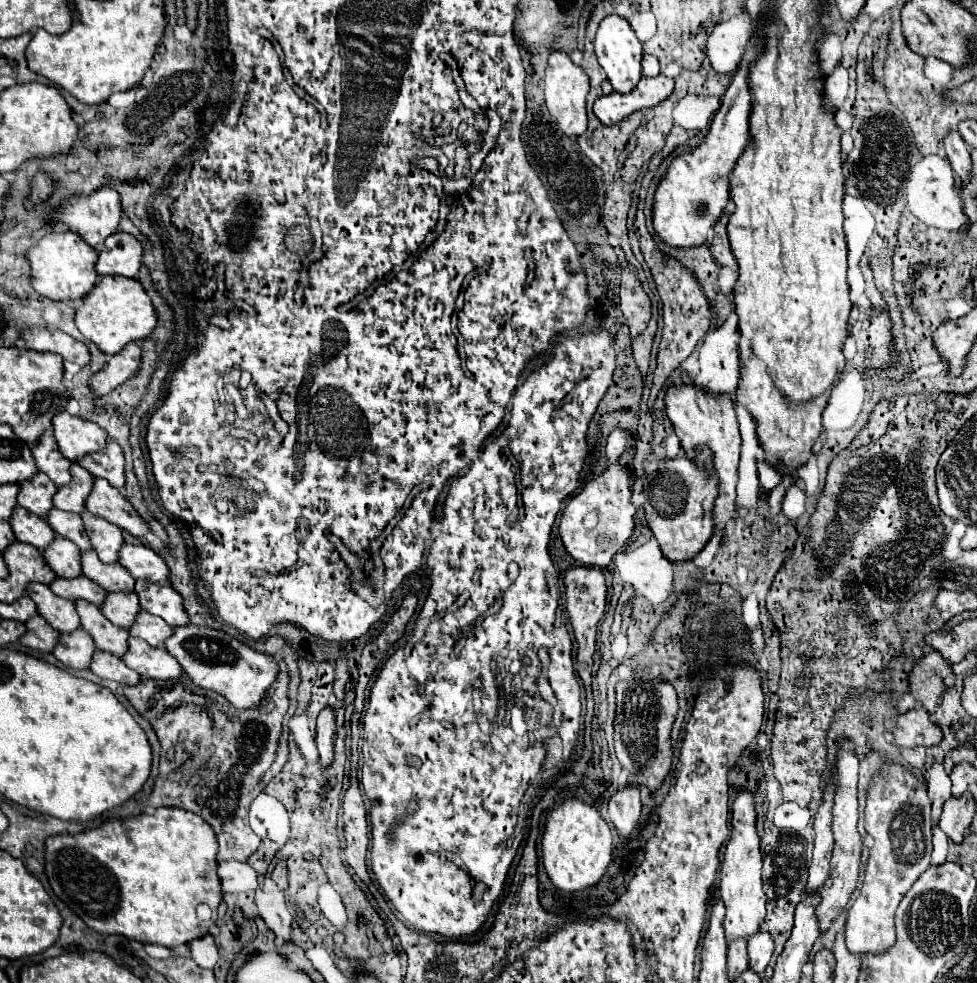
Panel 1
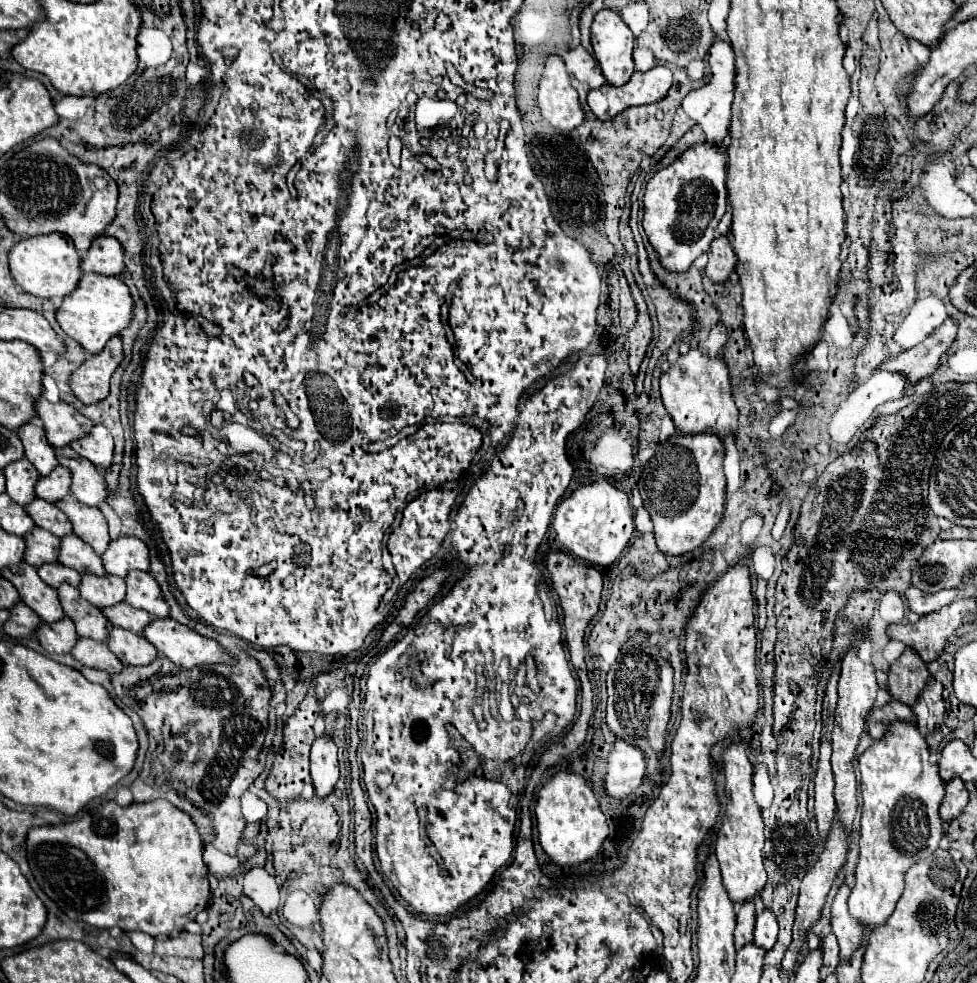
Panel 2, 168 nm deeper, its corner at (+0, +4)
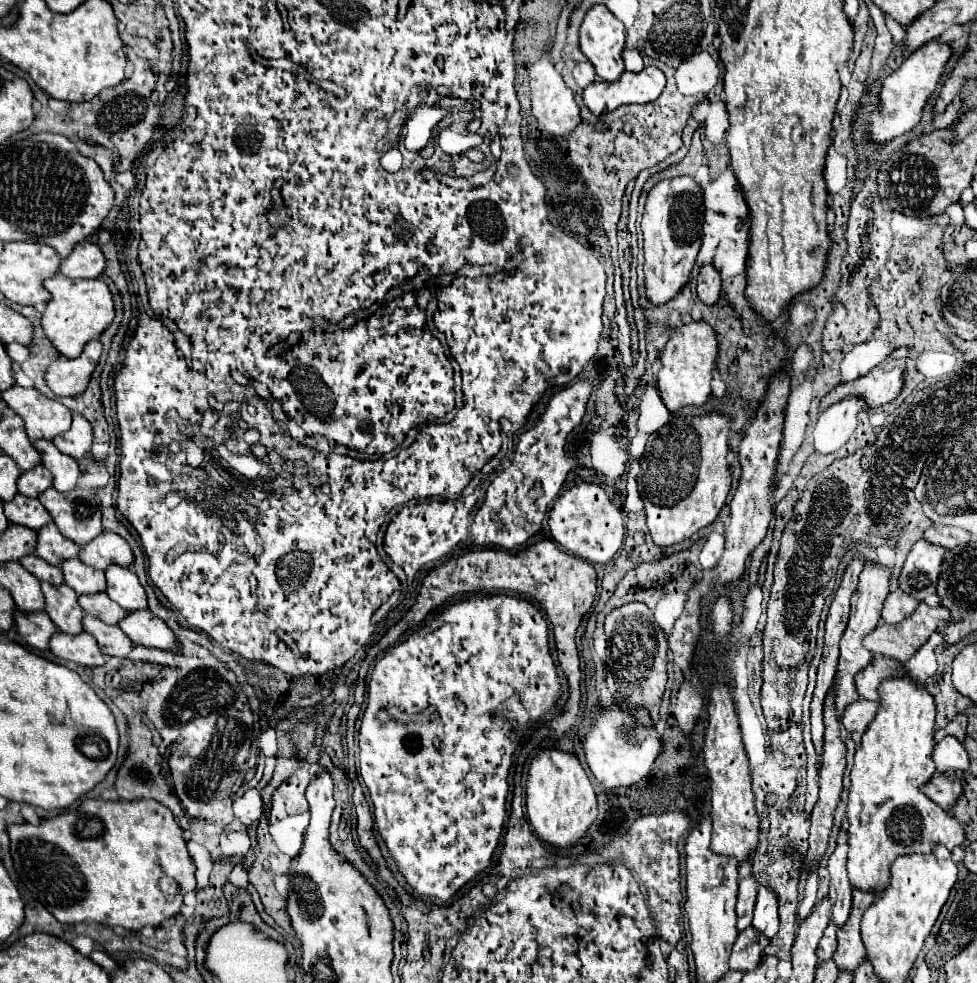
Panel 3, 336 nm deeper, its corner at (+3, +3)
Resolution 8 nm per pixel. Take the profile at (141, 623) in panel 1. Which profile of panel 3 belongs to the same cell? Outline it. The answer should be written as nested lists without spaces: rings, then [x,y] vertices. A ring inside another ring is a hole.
[[[105,593],[81,595],[77,601],[85,613],[95,615],[97,619],[101,619],[109,625],[117,625],[127,615],[127,611],[123,611],[119,605],[115,605],[115,601],[111,601]]]

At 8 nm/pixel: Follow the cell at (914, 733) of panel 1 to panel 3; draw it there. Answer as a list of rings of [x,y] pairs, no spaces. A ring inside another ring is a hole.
[[[857,699],[853,701],[847,711],[843,711],[843,717],[841,717],[841,723],[847,731],[847,735],[859,743],[861,741],[861,735],[865,733],[869,721],[875,717],[877,713],[877,703],[873,701],[865,701],[865,699]]]

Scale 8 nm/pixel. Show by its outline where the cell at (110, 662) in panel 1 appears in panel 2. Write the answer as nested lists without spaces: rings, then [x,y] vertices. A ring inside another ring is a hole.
[[[80,638],[78,644],[74,646],[72,654],[84,666],[90,666],[90,668],[96,668],[96,670],[102,670],[108,674],[118,674],[124,668],[124,664],[114,656],[114,652],[110,652],[110,648],[104,642]]]

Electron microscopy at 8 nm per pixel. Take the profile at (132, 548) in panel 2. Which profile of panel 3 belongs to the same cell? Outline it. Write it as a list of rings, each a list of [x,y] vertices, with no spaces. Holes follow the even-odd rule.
[[[103,531],[91,543],[79,547],[79,561],[101,571],[105,571],[109,565],[129,567],[133,563],[133,551],[123,537]]]

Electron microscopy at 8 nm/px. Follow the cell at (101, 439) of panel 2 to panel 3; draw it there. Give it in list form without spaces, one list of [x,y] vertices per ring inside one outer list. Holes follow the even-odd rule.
[[[73,413],[73,423],[67,433],[61,433],[59,437],[51,439],[51,443],[61,453],[65,453],[73,459],[81,459],[83,455],[87,455],[91,449],[91,441],[93,441],[91,423],[81,413]]]

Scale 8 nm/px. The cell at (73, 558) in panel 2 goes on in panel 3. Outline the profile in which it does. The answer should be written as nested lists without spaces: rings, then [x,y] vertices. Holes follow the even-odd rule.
[[[53,523],[43,525],[43,529],[37,531],[37,537],[39,537],[39,543],[37,543],[35,555],[51,565],[59,565],[65,559],[79,555],[79,547],[73,541],[67,541]]]

